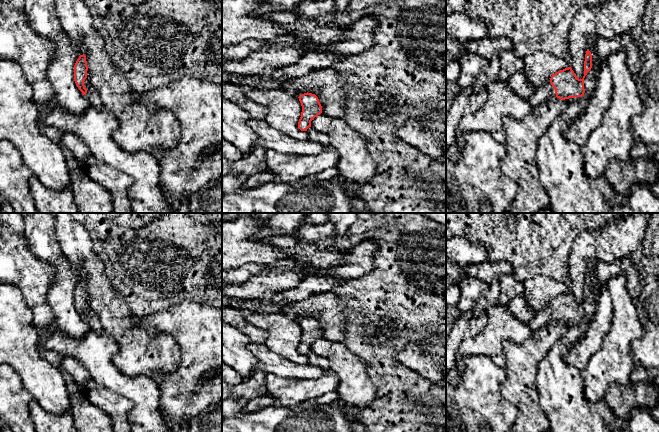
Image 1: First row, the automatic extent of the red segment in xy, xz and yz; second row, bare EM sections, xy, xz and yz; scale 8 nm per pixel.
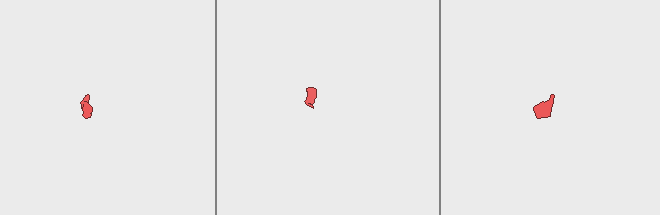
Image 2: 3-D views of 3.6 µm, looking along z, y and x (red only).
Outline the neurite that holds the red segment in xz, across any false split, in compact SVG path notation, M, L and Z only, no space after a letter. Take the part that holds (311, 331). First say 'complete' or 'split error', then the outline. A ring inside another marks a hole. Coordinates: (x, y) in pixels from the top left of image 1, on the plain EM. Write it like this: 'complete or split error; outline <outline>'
split error; outline M307 316L300 319L298 322L302 330L298 352L301 355L307 356L309 364L321 367L327 374L332 373L329 360L315 354L311 350L311 345L322 337L322 330L318 321L315 318Z

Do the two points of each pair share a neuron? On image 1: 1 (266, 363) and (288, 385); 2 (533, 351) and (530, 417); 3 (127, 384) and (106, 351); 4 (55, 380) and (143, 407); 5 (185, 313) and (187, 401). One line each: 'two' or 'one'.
1: two
2: one
3: one
4: two
5: one

